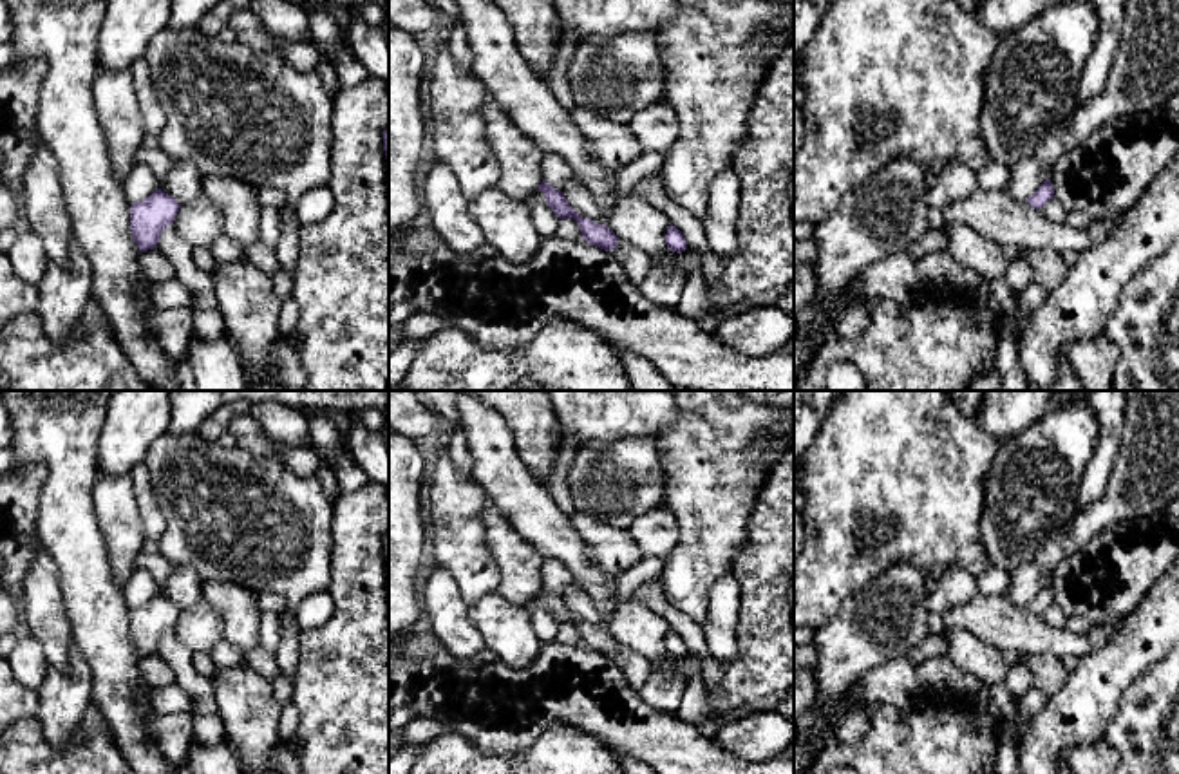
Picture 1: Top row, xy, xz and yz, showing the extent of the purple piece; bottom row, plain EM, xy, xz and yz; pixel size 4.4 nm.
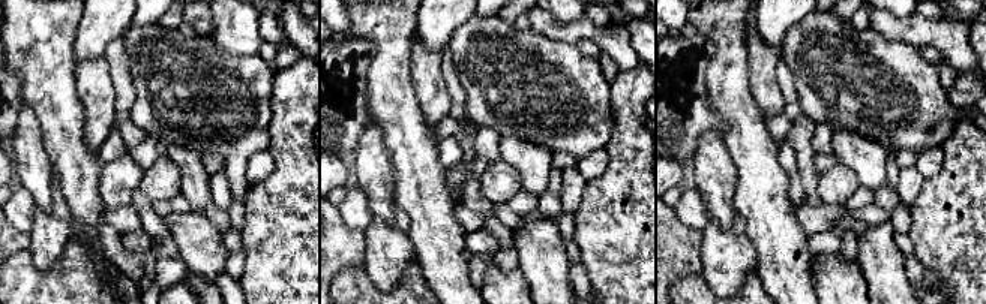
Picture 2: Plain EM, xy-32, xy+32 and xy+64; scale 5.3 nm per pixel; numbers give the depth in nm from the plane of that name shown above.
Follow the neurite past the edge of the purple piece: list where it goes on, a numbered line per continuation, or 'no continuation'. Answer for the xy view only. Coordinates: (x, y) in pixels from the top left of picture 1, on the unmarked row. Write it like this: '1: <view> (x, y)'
no continuation

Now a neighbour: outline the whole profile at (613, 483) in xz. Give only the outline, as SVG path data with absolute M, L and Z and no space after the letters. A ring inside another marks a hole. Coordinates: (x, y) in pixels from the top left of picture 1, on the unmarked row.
M627 436L575 448L570 470L575 512L615 530L664 503L665 476L655 438Z

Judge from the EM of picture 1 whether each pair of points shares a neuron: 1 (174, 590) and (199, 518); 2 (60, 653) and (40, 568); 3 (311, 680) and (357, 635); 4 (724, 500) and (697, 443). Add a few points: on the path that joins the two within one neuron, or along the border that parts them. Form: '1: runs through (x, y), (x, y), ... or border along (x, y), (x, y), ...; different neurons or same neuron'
1: border along (176, 566), (190, 566), (203, 579); different neurons
2: runs through (55, 632), (44, 615), (42, 590); same neuron
3: runs through (324, 673), (349, 648); same neuron
4: runs through (713, 485), (711, 458); same neuron

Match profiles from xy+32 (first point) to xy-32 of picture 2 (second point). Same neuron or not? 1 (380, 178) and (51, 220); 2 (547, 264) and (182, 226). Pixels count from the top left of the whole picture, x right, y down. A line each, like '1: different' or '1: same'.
1: different
2: same

